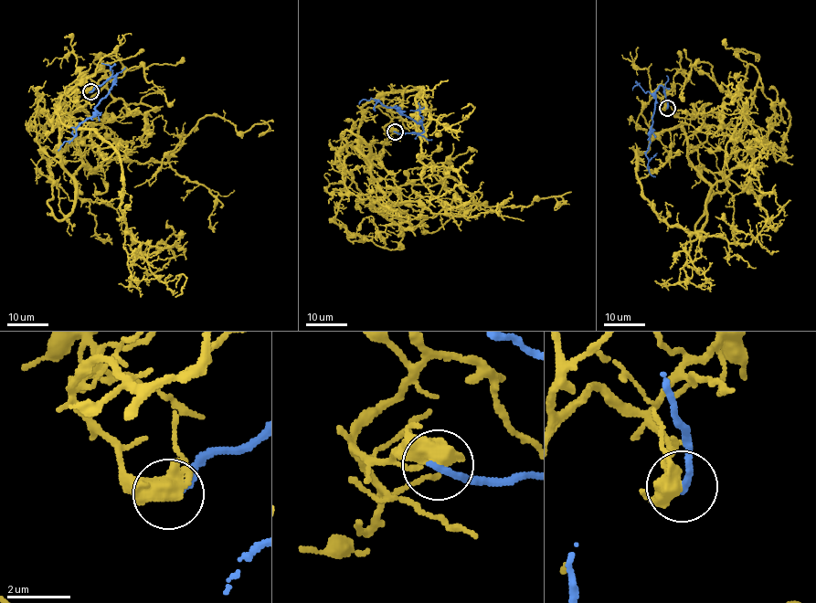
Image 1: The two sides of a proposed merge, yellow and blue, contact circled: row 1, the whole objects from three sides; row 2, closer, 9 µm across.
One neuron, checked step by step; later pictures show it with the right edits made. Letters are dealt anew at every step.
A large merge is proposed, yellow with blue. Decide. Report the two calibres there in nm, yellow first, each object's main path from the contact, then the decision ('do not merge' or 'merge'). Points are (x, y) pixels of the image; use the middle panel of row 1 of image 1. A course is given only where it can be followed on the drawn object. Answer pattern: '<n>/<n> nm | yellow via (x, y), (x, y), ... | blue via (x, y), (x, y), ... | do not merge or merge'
550/240 nm | yellow via (395, 132), (385, 109), (367, 109), (338, 159), (407, 229), (374, 196), (441, 183), (451, 158), (476, 152) | blue via (395, 132), (420, 133), (423, 130), (420, 124), (379, 100), (364, 99), (359, 104) | do not merge

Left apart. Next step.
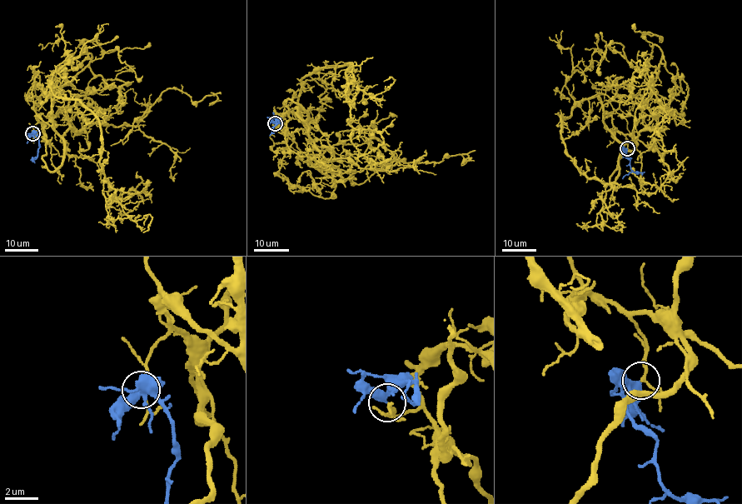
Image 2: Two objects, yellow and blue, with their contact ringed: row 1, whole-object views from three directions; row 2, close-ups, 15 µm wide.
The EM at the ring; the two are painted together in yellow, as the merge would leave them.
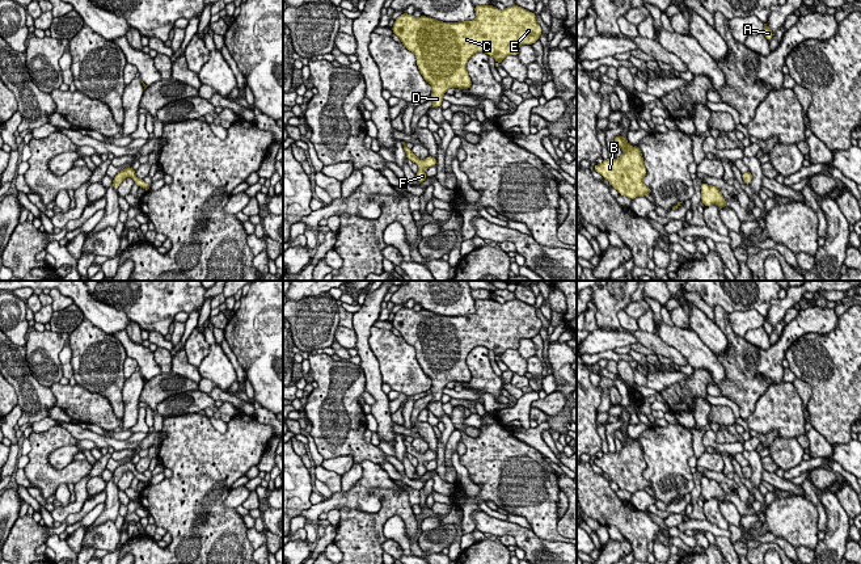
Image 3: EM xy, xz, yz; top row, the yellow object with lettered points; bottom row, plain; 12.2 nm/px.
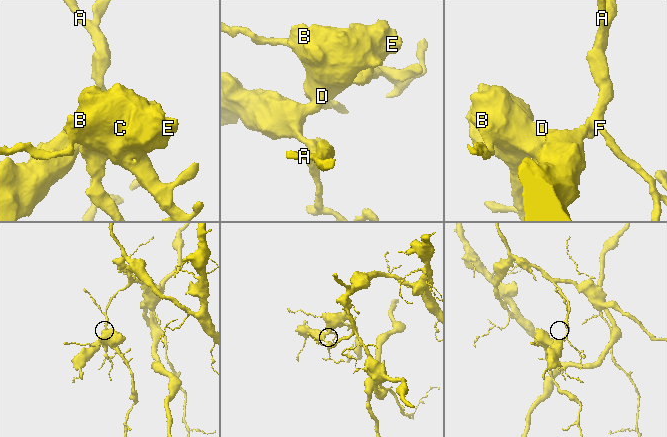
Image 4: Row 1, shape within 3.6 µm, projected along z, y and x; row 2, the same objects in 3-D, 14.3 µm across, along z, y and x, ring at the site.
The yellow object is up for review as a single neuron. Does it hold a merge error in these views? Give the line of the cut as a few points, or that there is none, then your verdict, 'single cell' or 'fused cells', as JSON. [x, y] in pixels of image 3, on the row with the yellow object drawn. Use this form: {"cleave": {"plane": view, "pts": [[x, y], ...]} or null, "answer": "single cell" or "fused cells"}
{"cleave": null, "answer": "single cell"}

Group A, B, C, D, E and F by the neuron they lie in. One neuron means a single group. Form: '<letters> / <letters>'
A B C D E F

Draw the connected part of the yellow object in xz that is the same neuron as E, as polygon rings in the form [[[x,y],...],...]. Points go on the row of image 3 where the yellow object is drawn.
[[[474,5],[474,10],[476,10],[476,18],[474,20],[461,21],[461,22],[443,22],[443,21],[438,21],[435,18],[426,17],[426,16],[422,16],[422,14],[418,18],[415,18],[413,14],[408,14],[408,13],[402,13],[400,17],[397,17],[394,20],[394,25],[392,26],[393,34],[396,34],[401,39],[401,43],[409,51],[411,51],[415,55],[417,67],[418,67],[421,75],[431,85],[431,101],[432,101],[431,108],[439,108],[442,105],[443,96],[444,96],[444,93],[447,92],[448,88],[469,89],[472,87],[472,81],[470,81],[469,73],[467,71],[467,63],[474,54],[485,52],[489,56],[493,56],[495,59],[495,63],[498,62],[501,64],[502,60],[507,55],[518,55],[519,54],[519,47],[522,45],[533,45],[536,41],[540,39],[540,35],[543,33],[541,26],[536,21],[536,14],[533,12],[529,12],[529,10],[522,8],[522,7],[518,7],[518,5],[506,7],[503,10],[498,9],[494,5]]]

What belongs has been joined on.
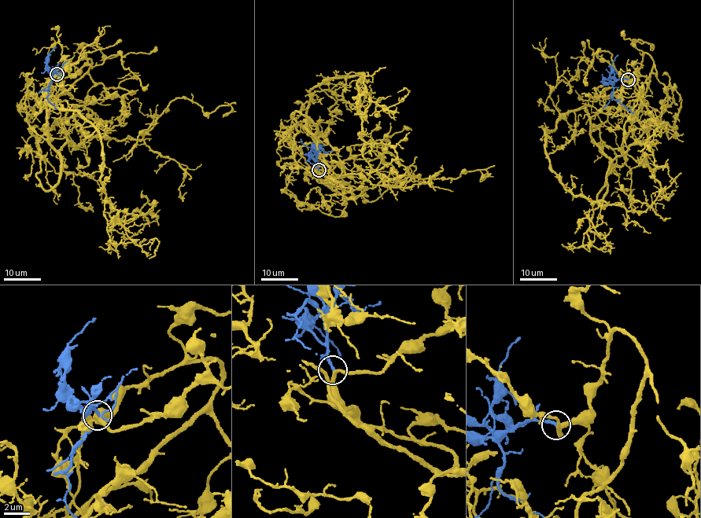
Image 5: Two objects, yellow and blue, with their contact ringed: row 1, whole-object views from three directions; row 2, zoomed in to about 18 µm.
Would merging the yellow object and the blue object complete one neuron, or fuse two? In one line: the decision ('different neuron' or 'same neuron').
same neuron

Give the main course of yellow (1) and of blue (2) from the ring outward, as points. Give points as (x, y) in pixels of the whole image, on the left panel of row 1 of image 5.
1: (57, 74), (90, 60), (33, 135), (47, 137), (42, 89), (100, 133), (114, 222), (148, 213), (142, 190)
2: (57, 74), (54, 70), (47, 98), (56, 109)

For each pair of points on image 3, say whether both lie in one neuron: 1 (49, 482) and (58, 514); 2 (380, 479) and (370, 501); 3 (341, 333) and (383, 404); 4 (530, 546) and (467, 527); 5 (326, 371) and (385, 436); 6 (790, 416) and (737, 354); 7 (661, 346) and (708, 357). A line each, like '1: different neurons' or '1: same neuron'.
1: different neurons
2: same neuron
3: different neurons
4: different neurons
5: different neurons
6: different neurons
7: different neurons

